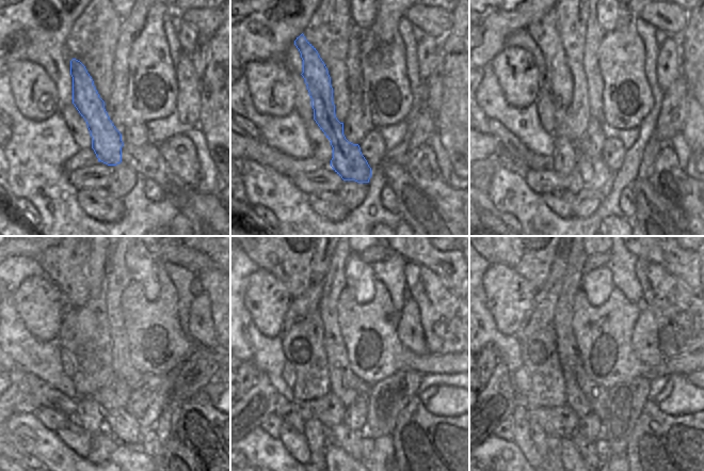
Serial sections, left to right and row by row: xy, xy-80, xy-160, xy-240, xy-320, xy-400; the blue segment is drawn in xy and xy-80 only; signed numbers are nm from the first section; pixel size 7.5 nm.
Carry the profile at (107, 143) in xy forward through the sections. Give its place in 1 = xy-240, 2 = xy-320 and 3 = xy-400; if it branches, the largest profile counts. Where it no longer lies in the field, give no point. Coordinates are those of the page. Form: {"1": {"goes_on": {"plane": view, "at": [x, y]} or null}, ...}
{"1": {"goes_on": {"plane": "xy-240", "at": [62, 268]}}, "2": {"goes_on": {"plane": "xy-320", "at": [297, 257]}}, "3": {"goes_on": {"plane": "xy-400", "at": [532, 257]}}}

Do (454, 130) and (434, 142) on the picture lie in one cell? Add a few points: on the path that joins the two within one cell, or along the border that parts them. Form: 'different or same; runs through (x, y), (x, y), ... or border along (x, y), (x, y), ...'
different; border along (435, 130), (450, 162)

